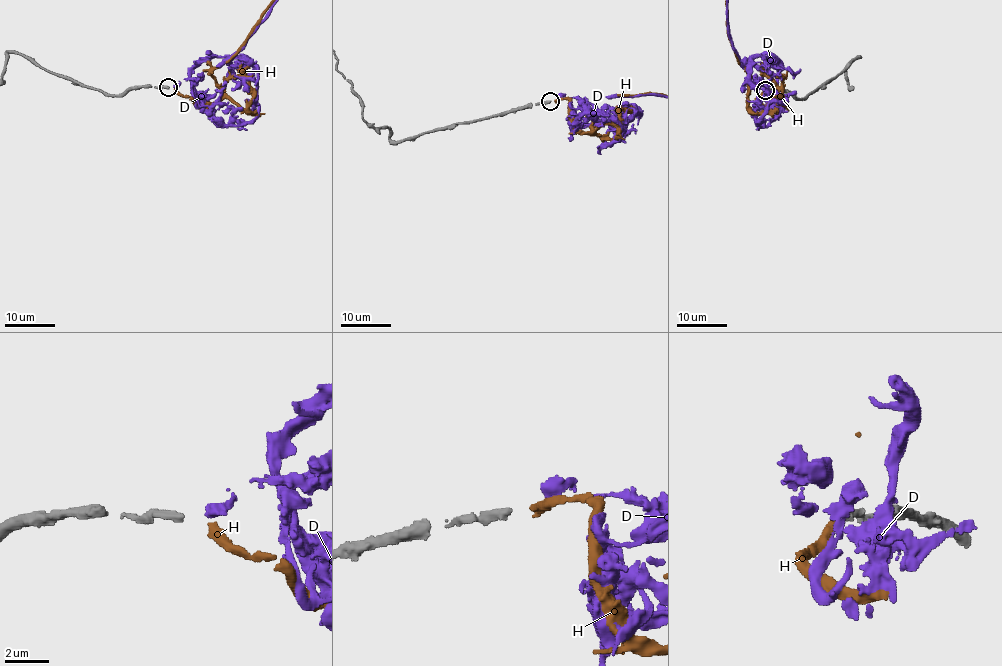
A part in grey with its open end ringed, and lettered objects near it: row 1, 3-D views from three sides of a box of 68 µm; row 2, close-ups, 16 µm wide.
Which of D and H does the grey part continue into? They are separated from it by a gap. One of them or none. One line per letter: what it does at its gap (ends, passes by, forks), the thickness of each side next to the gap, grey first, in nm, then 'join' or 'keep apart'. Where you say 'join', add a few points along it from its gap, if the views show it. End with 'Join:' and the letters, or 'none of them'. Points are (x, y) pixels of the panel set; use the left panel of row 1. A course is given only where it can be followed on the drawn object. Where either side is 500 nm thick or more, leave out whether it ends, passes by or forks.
D: calibres 360 and 550 nm; keep apart
H: it ends; calibres 360 and 400 nm; join
Join: H

